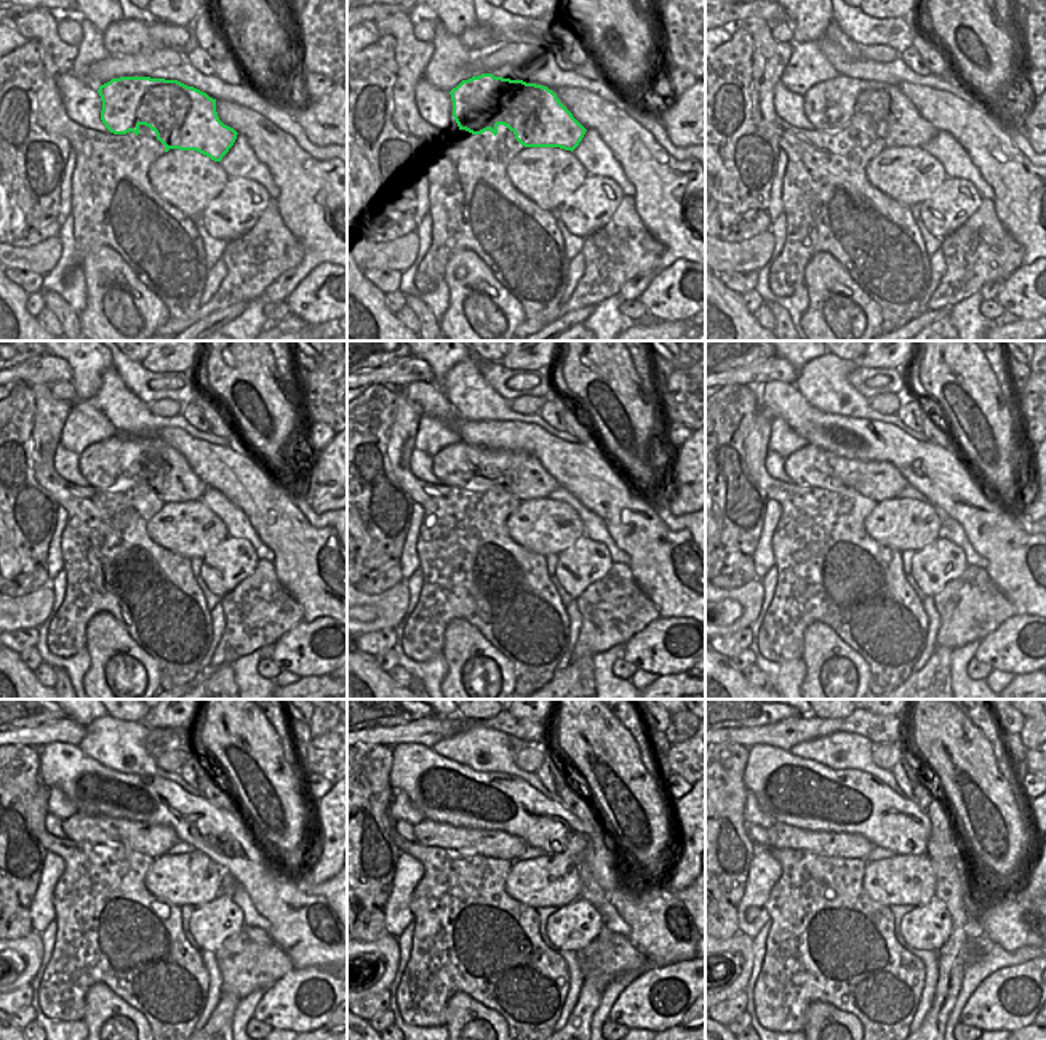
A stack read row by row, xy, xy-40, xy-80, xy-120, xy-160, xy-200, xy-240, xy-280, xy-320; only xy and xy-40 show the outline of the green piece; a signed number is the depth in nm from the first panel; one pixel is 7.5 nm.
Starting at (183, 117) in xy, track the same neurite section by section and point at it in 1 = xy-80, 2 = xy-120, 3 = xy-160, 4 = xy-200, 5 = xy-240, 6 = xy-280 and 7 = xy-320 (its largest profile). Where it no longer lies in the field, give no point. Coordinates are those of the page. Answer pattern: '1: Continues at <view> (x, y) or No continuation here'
1: Continues at xy-80 (842, 103)
2: Continues at xy-120 (117, 464)
3: Continues at xy-160 (466, 466)
4: Continues at xy-200 (811, 466)
5: Continues at xy-240 (123, 836)
6: Continues at xy-280 (488, 842)
7: Continues at xy-320 (779, 836)

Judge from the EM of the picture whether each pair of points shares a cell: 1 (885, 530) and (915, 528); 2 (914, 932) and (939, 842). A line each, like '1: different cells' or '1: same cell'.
1: same cell
2: different cells

